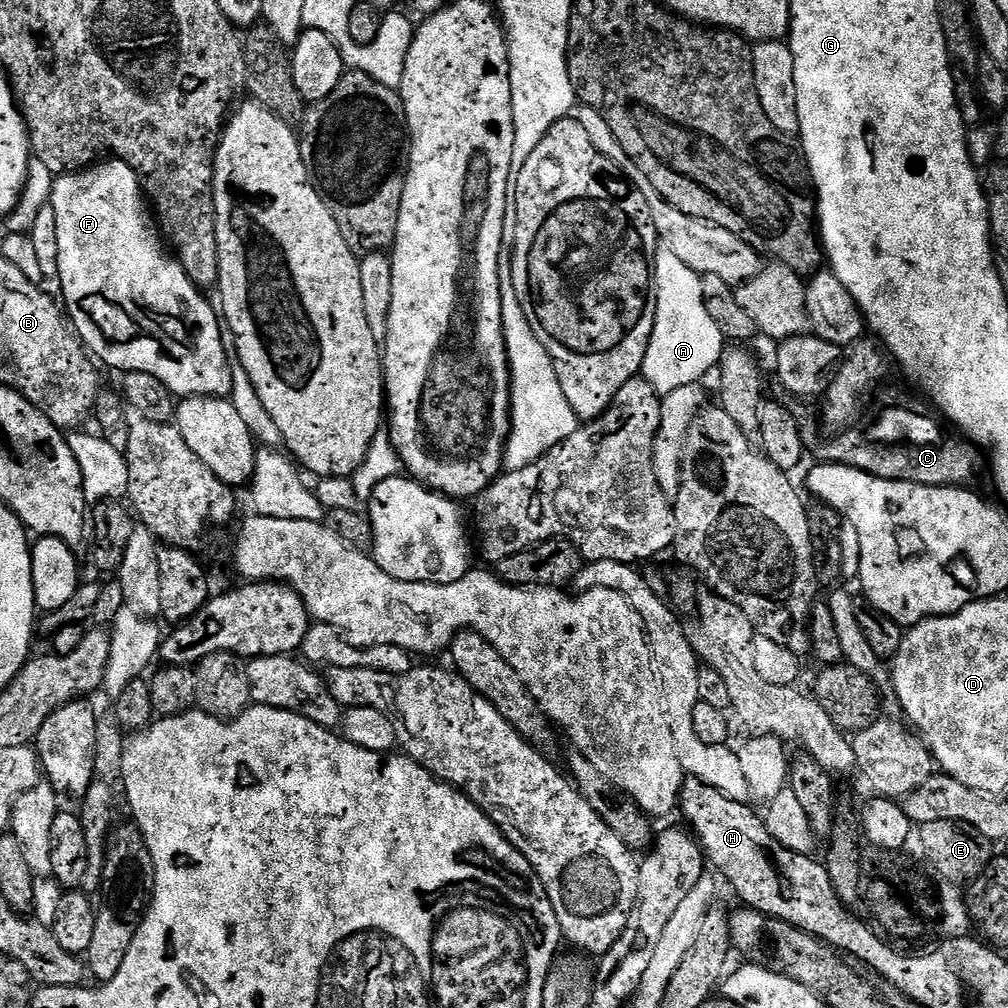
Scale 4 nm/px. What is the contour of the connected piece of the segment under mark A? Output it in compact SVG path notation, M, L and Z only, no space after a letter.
M657 247L654 261L654 303L656 321L646 350L642 375L661 396L680 386L699 384L708 371L720 363L726 341L718 322L706 310L705 281L700 273L690 270L674 250Z

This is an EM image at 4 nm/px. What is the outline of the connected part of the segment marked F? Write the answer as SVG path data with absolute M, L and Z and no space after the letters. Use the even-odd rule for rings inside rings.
M106 160L82 172L57 176L52 182L50 204L57 218L58 284L64 291L62 304L85 349L101 365L117 368L117 373L154 374L176 398L231 397L232 364L221 317L166 247L134 170L121 160Z

